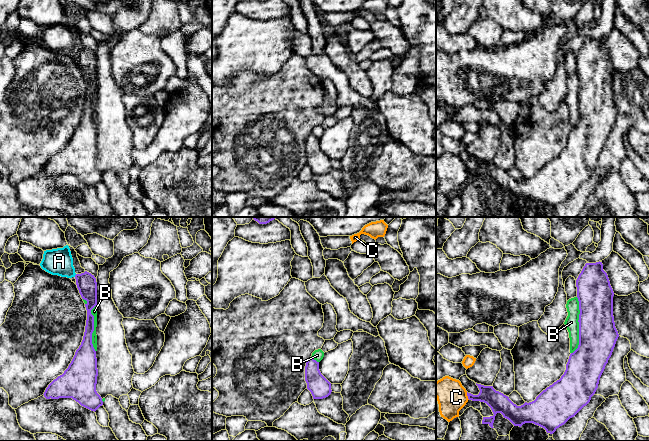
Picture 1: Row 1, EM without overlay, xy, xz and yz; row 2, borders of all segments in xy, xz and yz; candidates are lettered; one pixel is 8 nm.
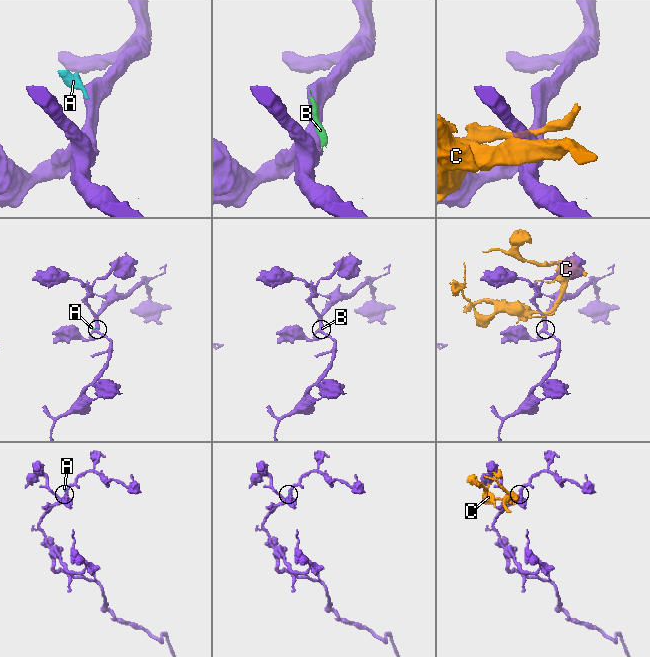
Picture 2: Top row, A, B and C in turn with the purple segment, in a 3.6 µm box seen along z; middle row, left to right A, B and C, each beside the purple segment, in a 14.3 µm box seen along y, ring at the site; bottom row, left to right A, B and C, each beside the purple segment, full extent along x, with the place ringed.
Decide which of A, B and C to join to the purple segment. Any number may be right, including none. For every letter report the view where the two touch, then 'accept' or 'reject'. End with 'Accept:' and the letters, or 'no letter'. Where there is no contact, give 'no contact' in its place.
A: contact in xy; reject
B: contact in yz; reject
C: contact in yz; reject
Accept: no letter

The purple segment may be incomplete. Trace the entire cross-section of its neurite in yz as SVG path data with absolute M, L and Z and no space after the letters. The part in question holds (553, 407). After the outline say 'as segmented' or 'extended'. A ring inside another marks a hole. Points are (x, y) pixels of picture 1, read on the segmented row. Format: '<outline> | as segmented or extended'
M600 261L585 264L576 280L576 287L580 310L579 345L570 354L564 374L543 390L534 401L525 402L521 406L514 404L508 396L496 391L493 386L476 383L480 392L478 395L467 392L468 399L486 403L494 414L490 417L483 417L482 424L488 424L494 428L495 416L497 413L501 413L514 426L521 427L525 423L533 423L544 428L547 433L553 434L557 428L564 425L590 402L619 337L613 316L614 292Z | as segmented

